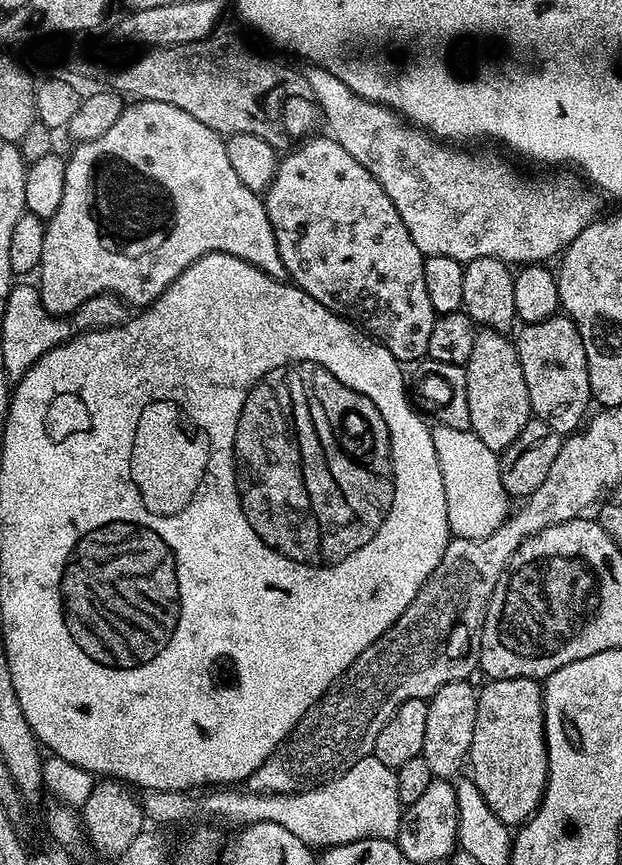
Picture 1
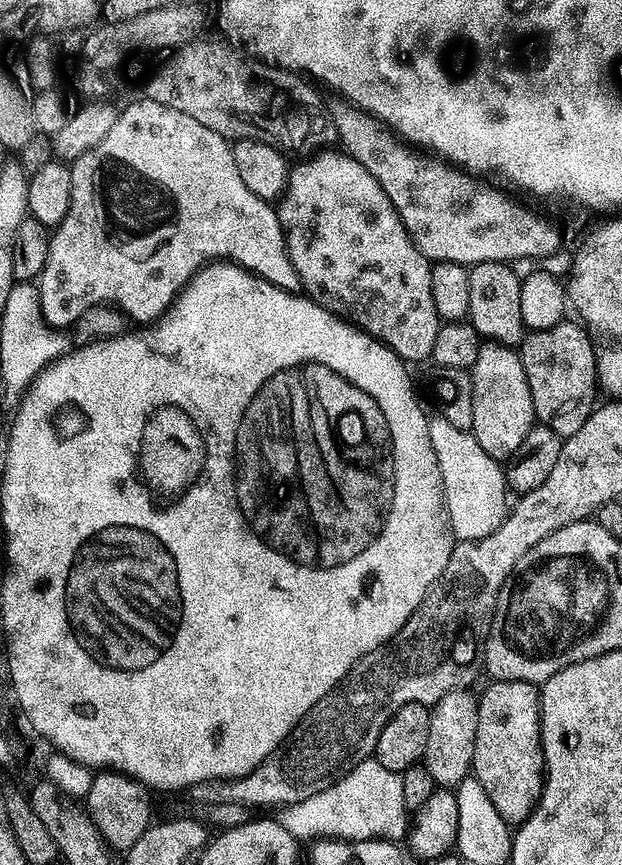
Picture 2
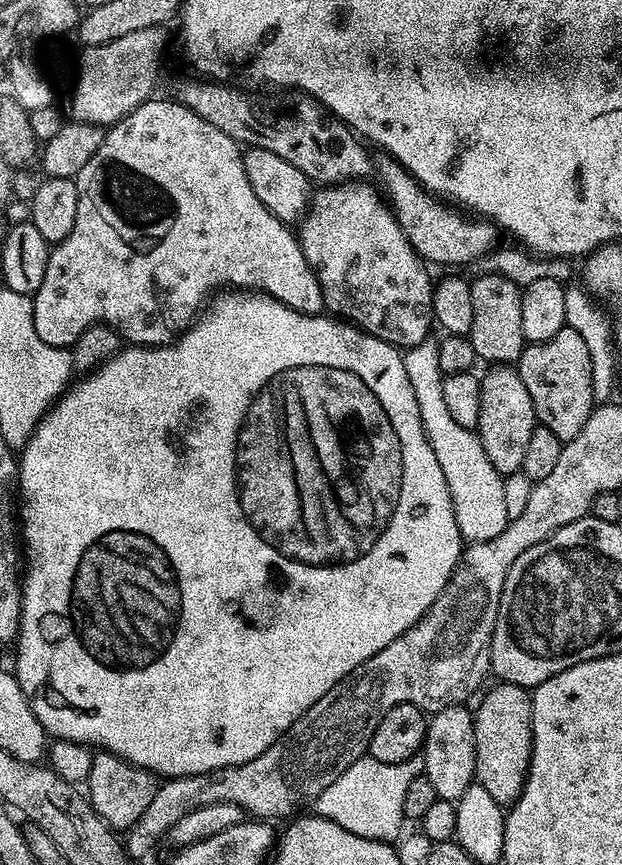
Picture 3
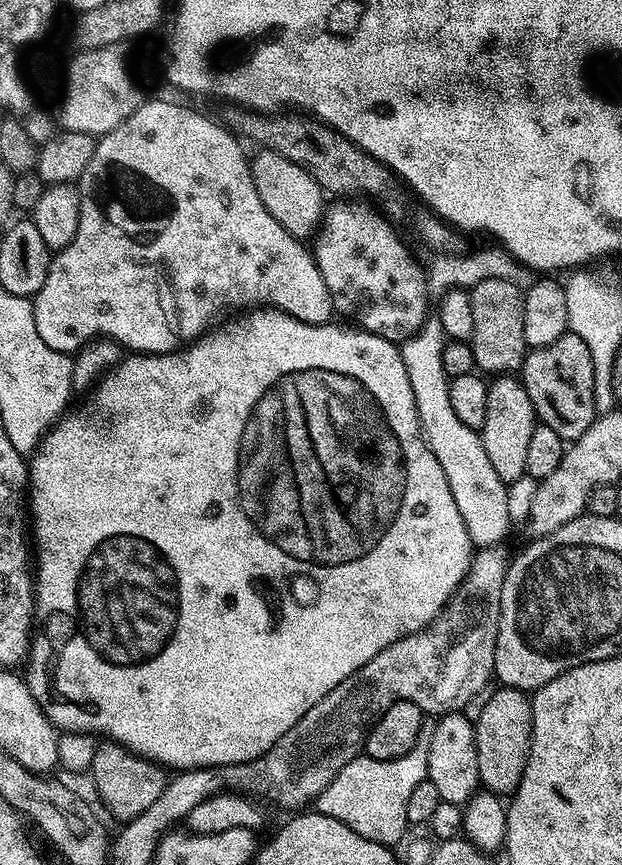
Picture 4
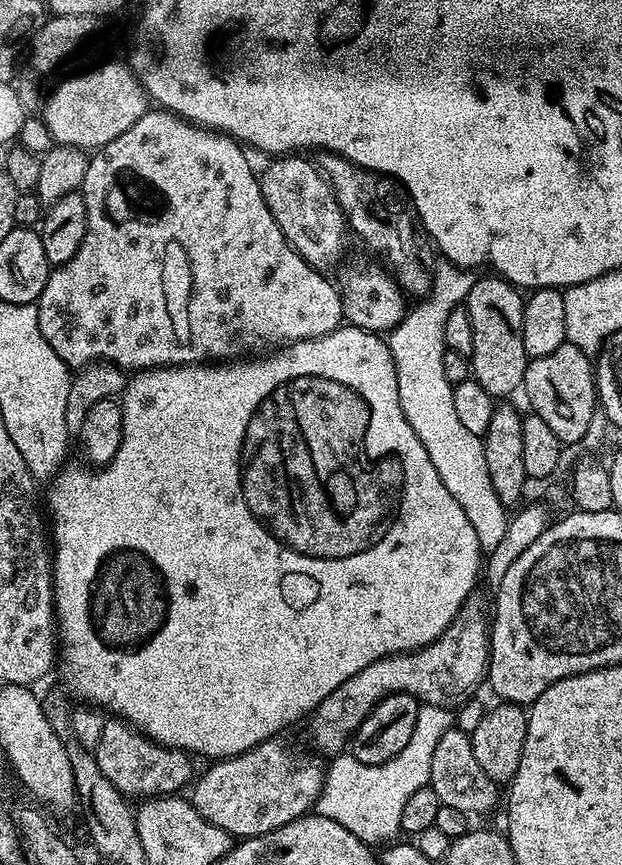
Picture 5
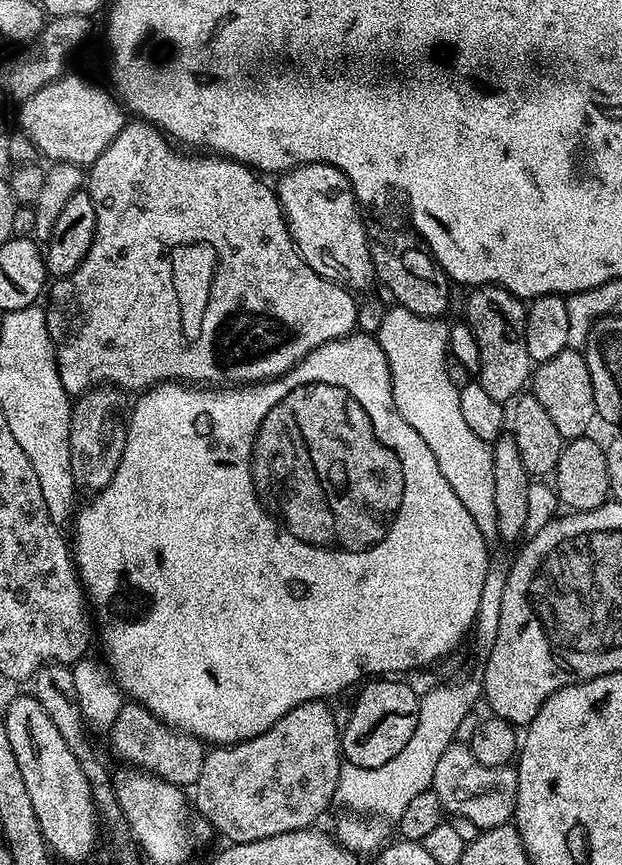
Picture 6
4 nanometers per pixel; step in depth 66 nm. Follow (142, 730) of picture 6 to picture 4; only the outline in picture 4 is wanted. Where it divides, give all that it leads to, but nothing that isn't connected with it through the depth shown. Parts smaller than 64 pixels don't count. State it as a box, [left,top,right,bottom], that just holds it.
[90,742,170,822]

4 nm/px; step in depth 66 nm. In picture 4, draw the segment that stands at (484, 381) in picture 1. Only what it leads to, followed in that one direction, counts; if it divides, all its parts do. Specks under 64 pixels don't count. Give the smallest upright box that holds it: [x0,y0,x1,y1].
[480,375,538,485]

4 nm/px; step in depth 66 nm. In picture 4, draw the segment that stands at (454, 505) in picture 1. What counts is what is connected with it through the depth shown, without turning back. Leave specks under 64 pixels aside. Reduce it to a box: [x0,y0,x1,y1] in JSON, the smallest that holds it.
[399,318,512,549]

